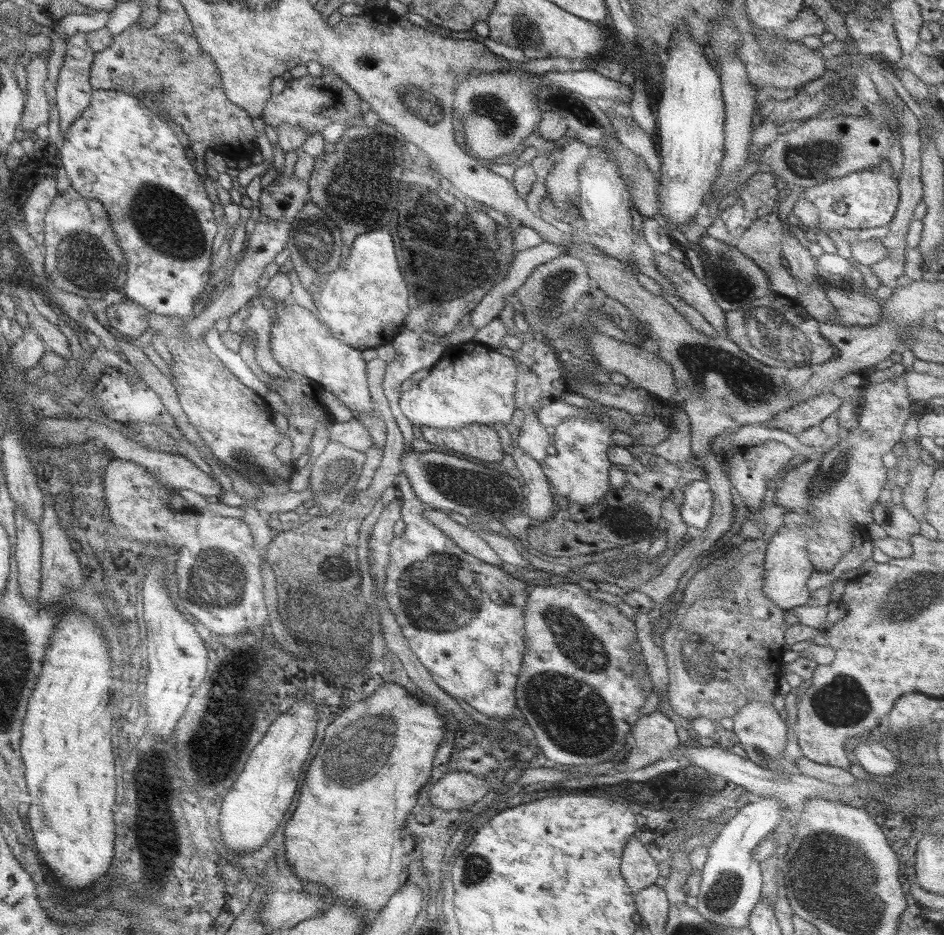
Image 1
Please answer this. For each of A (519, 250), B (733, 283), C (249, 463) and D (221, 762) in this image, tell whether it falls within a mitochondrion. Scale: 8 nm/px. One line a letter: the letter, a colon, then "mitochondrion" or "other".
A: other
B: mitochondrion
C: mitochondrion
D: mitochondrion

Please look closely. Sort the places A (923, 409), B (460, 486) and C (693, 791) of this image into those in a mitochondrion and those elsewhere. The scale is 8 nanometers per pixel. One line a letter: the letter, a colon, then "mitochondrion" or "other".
A: other
B: mitochondrion
C: other

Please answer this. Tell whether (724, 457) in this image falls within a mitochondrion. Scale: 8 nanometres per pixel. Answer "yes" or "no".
no

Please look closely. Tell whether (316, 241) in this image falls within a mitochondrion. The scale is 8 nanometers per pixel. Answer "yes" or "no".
yes

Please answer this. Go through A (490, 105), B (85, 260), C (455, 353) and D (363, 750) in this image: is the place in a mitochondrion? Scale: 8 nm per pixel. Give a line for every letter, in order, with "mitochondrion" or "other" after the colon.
A: mitochondrion
B: mitochondrion
C: other
D: mitochondrion

